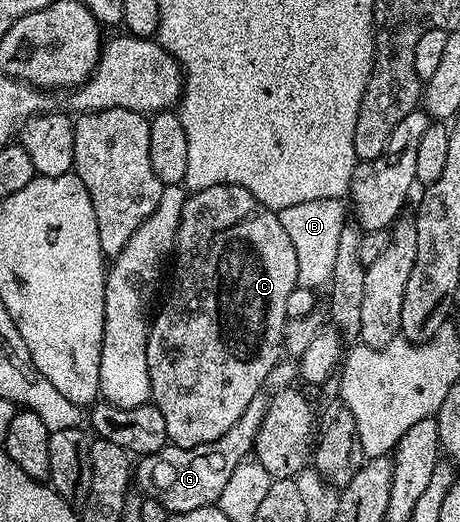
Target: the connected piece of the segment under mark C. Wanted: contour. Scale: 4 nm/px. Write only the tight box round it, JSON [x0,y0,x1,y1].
[146,184,298,450]

